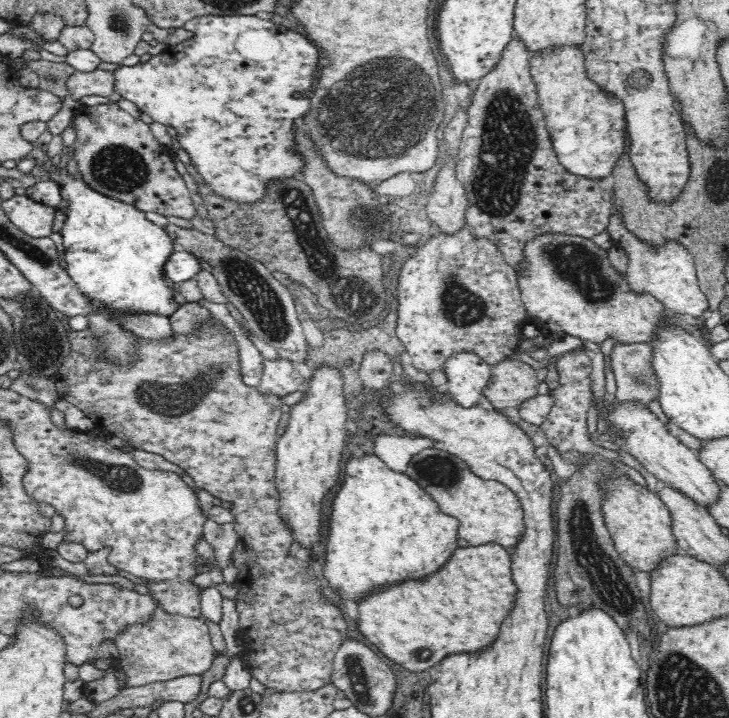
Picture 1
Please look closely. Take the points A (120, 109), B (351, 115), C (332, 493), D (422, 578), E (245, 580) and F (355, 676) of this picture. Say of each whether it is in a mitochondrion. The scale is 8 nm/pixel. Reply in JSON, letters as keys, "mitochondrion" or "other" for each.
{"A":"other","B":"mitochondrion","C":"other","D":"other","E":"other","F":"mitochondrion"}

